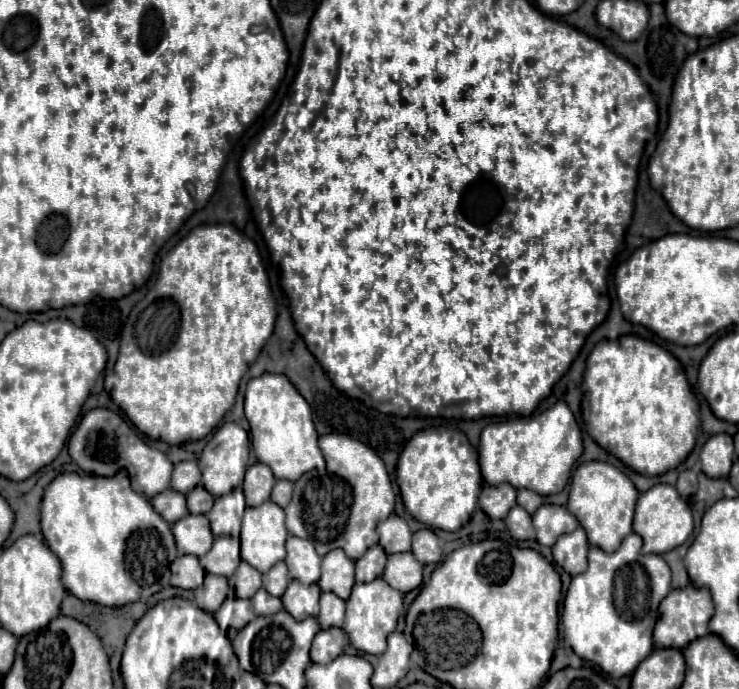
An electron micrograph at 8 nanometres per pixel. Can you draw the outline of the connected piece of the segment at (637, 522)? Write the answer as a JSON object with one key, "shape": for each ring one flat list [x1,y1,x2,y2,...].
{"shape":[[656,484,648,492,642,492,636,504,636,514,634,514,634,532,642,536,644,546,642,552,650,554,664,554,688,540,688,536,694,532,694,518,688,502,676,492,674,486,670,484]]}

